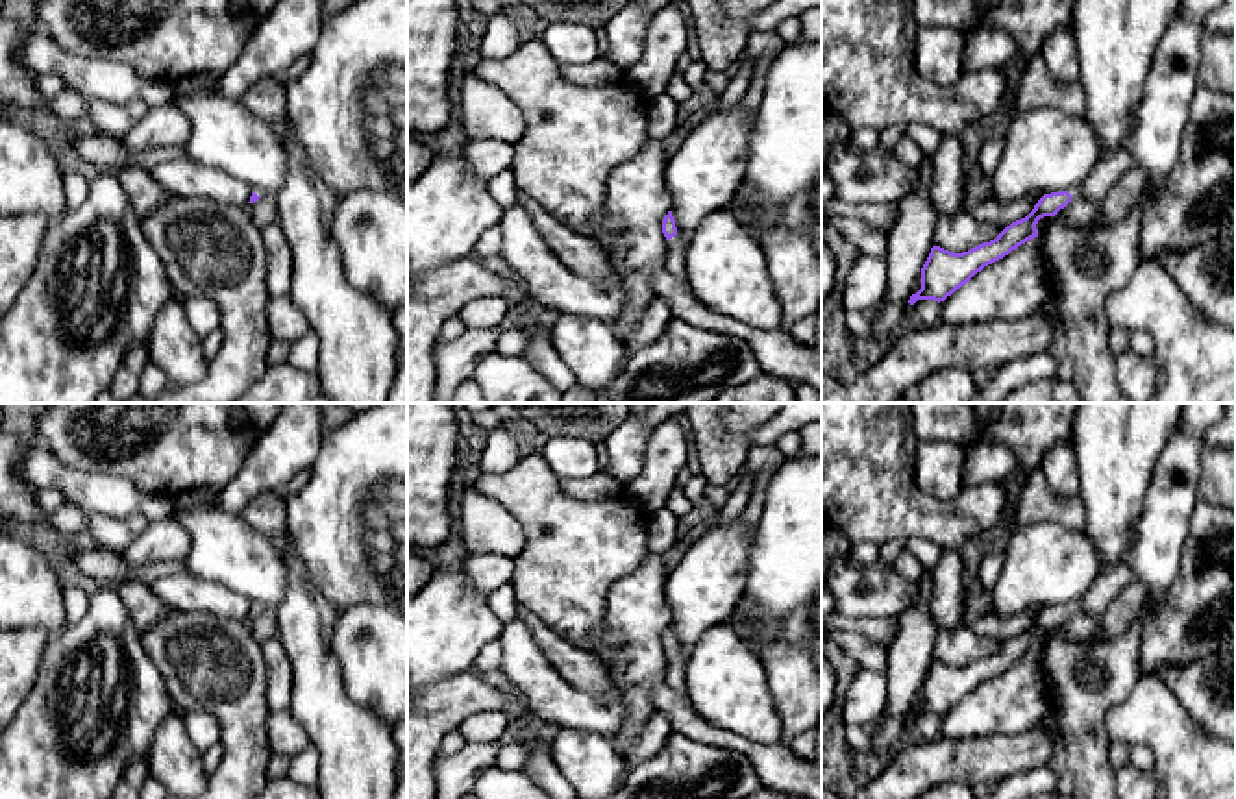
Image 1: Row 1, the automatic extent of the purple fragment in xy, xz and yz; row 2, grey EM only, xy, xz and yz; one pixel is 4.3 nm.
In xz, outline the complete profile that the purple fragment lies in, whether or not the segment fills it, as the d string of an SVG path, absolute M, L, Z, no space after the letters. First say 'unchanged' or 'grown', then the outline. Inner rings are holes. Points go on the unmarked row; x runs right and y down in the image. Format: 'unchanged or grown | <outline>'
grown | M672 625L662 634L662 647L668 655L668 666L664 671L664 682L675 692L686 690L686 657L677 651L675 634Z

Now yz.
grown | M1127 566L1105 568L1079 601L1071 607L1062 605L1044 608L1025 633L1007 640L994 655L983 657L962 668L933 660L921 682L921 703L910 710L908 718L914 719L918 714L944 716L984 681L1003 673L1018 660L1038 651L1036 638L1040 633L1055 631L1073 612L1101 618L1121 590L1132 583L1136 581Z

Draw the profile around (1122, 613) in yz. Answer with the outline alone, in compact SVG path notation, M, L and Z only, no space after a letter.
M1140 583L1125 586L1101 616L1103 629L1097 638L1112 640L1125 634L1142 614L1149 594L1151 588Z

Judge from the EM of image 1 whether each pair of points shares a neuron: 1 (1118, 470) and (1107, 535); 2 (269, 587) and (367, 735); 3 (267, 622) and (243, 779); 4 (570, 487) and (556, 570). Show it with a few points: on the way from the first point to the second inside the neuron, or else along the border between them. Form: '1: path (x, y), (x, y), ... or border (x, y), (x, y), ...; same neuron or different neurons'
1: path (1112, 487), (1111, 518); same neuron
2: border (280, 557), (285, 566), (285, 590), (274, 609); different neurons
3: border (245, 620), (261, 644); different neurons
4: border (557, 479), (568, 494), (580, 500), (611, 502); different neurons

